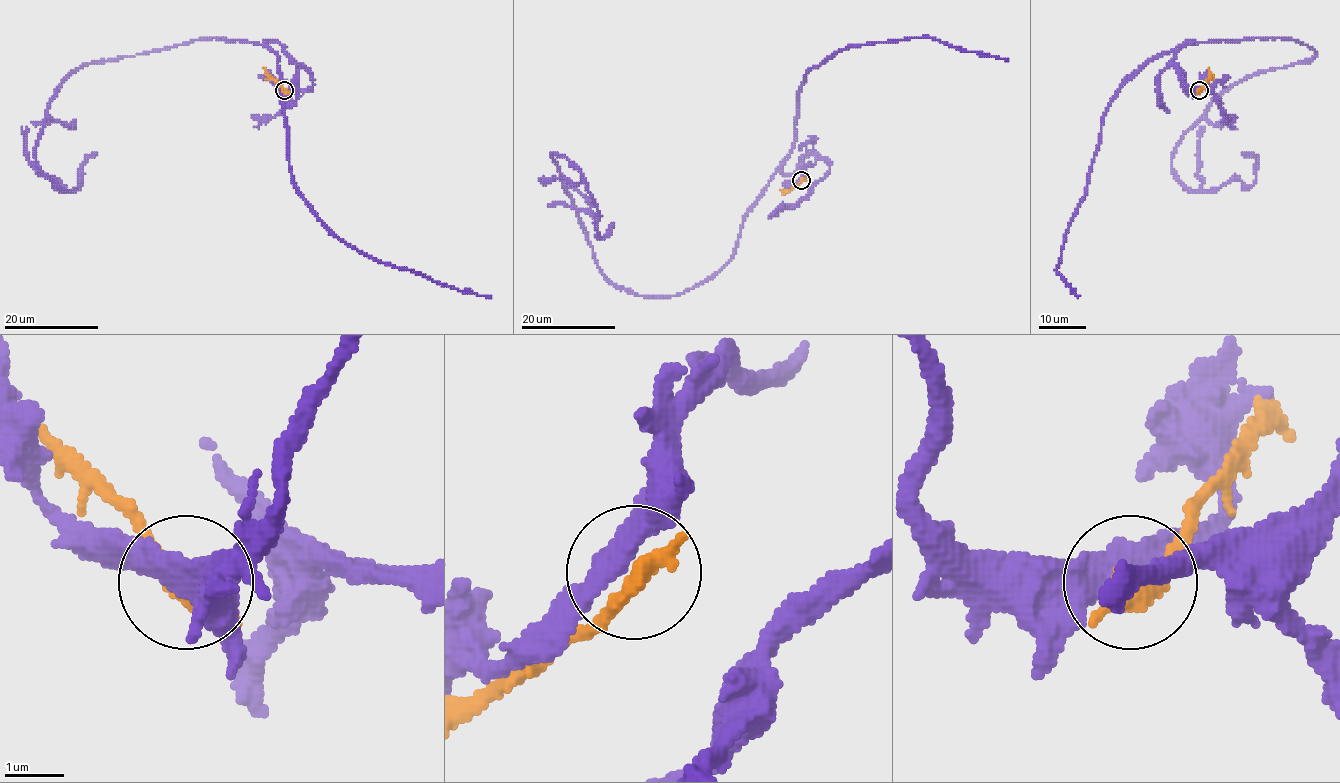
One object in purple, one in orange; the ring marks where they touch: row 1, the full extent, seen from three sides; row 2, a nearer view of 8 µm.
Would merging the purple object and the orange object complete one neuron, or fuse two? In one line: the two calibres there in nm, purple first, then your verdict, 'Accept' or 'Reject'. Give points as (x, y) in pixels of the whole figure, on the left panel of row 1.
Thickness 400 nm (purple) against 400 nm. Reject

